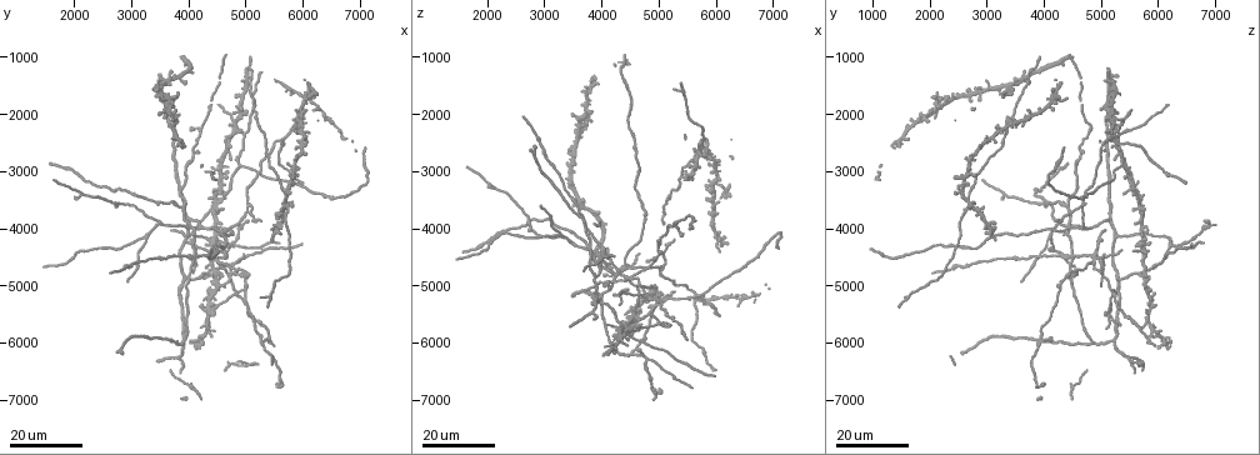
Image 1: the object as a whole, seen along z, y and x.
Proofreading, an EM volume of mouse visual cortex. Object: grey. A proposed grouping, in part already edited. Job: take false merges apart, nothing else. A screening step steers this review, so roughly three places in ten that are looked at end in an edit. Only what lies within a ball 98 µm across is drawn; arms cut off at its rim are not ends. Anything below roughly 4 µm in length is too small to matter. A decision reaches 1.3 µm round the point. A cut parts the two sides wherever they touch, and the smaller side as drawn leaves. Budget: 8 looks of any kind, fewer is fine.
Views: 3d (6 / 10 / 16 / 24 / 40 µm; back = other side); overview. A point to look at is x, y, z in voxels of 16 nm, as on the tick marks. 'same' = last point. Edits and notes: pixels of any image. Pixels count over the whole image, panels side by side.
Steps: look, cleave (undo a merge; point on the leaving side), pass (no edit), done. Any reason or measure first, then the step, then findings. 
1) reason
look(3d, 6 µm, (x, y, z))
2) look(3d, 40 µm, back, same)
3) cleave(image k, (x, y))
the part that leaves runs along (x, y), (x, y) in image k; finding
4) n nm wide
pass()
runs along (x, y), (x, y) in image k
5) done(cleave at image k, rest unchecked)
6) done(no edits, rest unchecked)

three-way junction
look(3d, 24 µm, (4250, 4050, 4800))

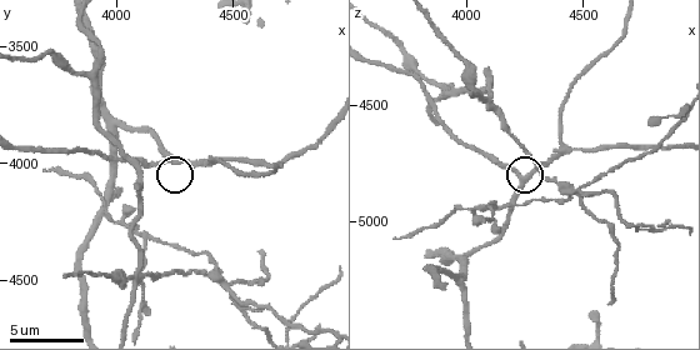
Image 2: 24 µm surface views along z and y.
look(3d, 10 µm, (4250, 4000, 4820))

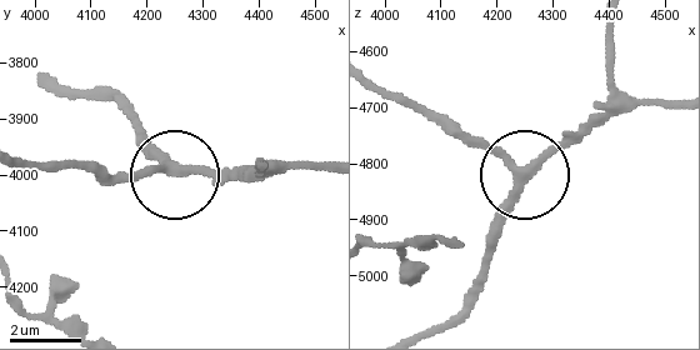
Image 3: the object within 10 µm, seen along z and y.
240 nm wide
pass()
runs along (439, 328), (469, 293), (514, 185), (511, 170), (443, 116) in image 3; one cell here

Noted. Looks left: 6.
three arms meet
look(3d, 24 µm, (4800, 4300, 6300))

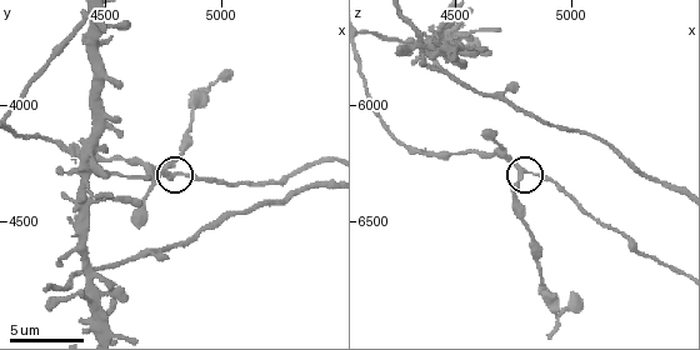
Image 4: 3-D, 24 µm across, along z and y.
closer look
look(3d, 10 µm, (4780, 4310, 6280))

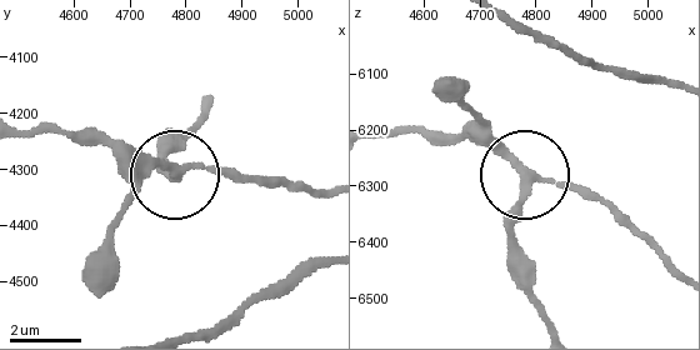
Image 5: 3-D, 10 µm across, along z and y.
pass()
runs along (375, 138), (420, 129), (501, 146), (528, 183), (510, 251) in image 5; all the same cell

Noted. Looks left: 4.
look(3d, 16 µm, (4100, 4500, 4520))

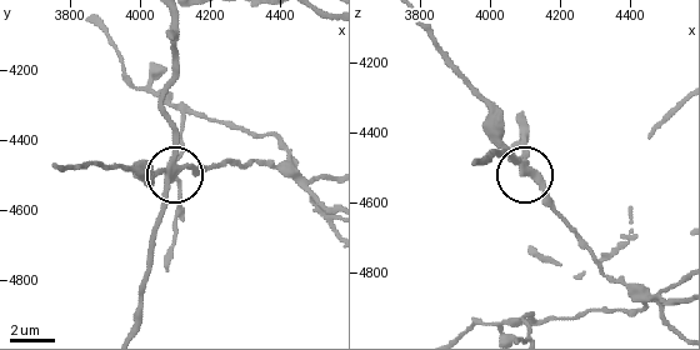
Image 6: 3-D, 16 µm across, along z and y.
4 arms
cleave(image 6, (500, 136))
the part that leaves runs along (520, 164), (546, 208), (603, 269), (658, 298), (675, 286) in image 6; two cells meet here

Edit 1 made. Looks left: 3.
three-way junction
look(3d, 24 µm, (3450, 3900, 4300))

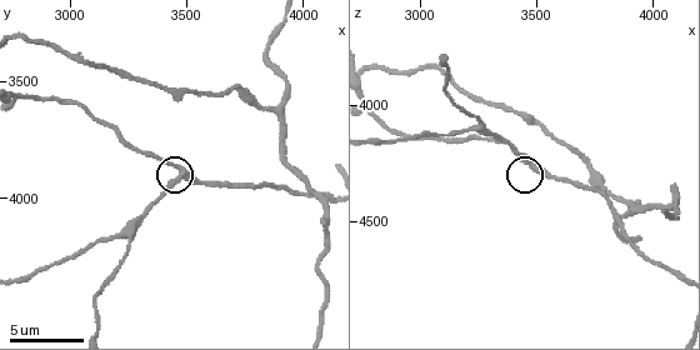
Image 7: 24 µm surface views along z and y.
look(3d, 6 µm, (3490, 3900, 4250))

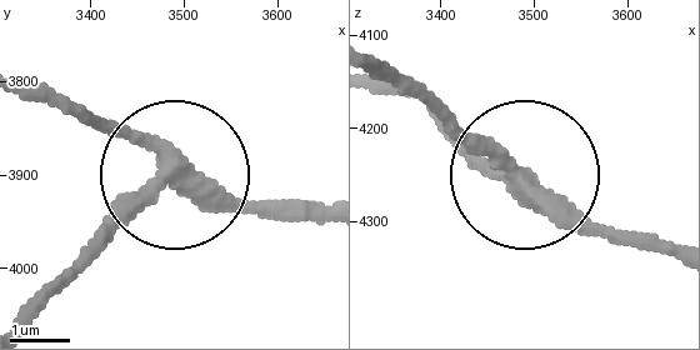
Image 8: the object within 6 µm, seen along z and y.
side arm 42 µm
pass()
runs along (324, 214), (234, 214), (175, 179), (75, 269) in image 8; one cell here

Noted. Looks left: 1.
done(cleave at image 6, rest unchecked)

